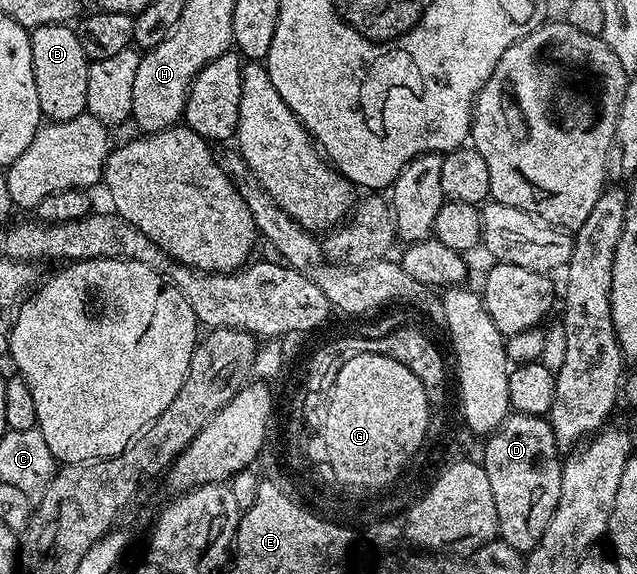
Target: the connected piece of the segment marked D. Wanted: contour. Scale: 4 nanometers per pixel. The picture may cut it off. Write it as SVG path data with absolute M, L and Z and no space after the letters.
M519 413L509 414L508 418L487 436L484 447L484 459L482 458L482 466L486 469L486 478L490 480L490 490L494 492L494 509L498 509L498 535L499 538L506 541L506 545L514 545L514 549L525 553L534 549L534 545L538 545L538 541L542 541L542 533L546 533L546 525L550 525L550 517L554 517L554 509L558 509L558 497L562 493L562 448L556 444L554 437L554 429L551 422L542 415L521 415Z

